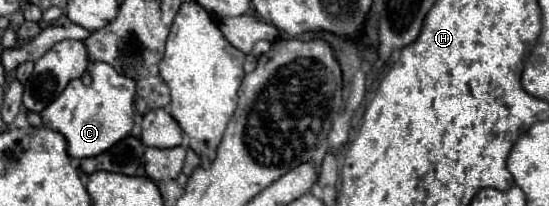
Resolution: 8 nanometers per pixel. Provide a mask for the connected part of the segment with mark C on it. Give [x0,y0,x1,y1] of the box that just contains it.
[41,63,135,157]

